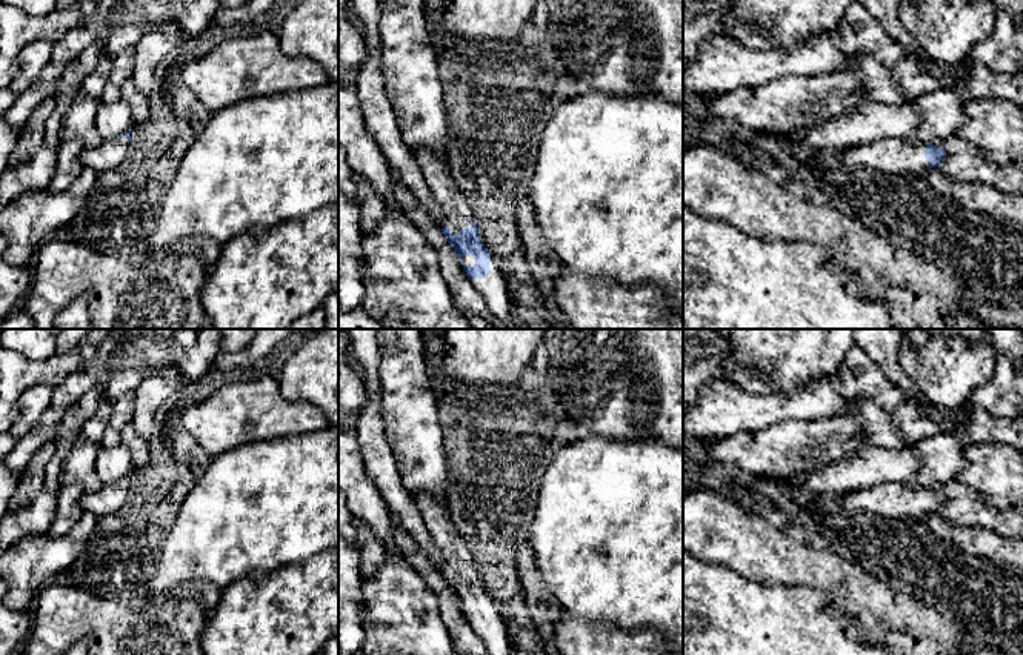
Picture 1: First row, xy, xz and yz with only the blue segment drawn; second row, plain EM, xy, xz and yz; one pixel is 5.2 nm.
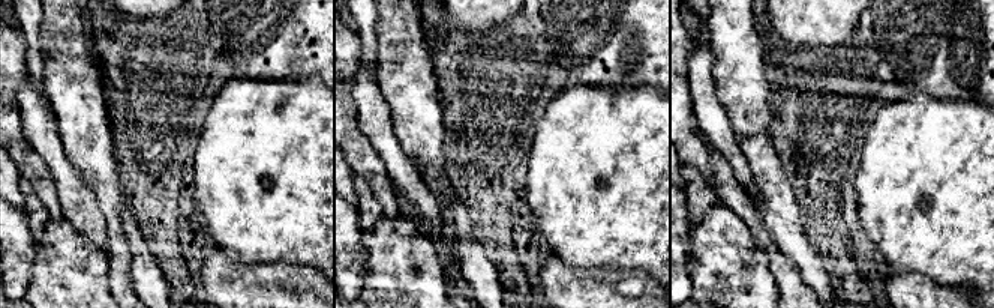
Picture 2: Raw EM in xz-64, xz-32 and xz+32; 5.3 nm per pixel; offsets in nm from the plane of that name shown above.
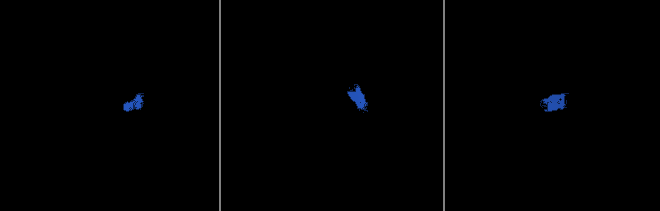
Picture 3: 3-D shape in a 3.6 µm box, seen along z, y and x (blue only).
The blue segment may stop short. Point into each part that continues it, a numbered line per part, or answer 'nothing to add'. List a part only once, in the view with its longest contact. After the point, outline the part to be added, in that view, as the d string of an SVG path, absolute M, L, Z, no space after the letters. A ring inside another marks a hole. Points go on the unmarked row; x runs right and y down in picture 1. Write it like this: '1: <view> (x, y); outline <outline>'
1: xz (457, 560); outline M428 492L420 494L415 498L415 504L432 541L442 552L443 564L438 567L438 572L448 572L451 580L471 572L472 555L451 520L449 509L437 503Z
2: xz (494, 632); outline M489 601L491 618L483 623L474 623L471 627L483 640L489 655L512 655L508 626L494 609L494 601Z

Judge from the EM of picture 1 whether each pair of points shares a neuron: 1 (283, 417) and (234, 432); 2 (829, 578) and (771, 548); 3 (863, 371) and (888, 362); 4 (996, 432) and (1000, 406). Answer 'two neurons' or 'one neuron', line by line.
1: one neuron
2: one neuron
3: two neurons
4: two neurons

